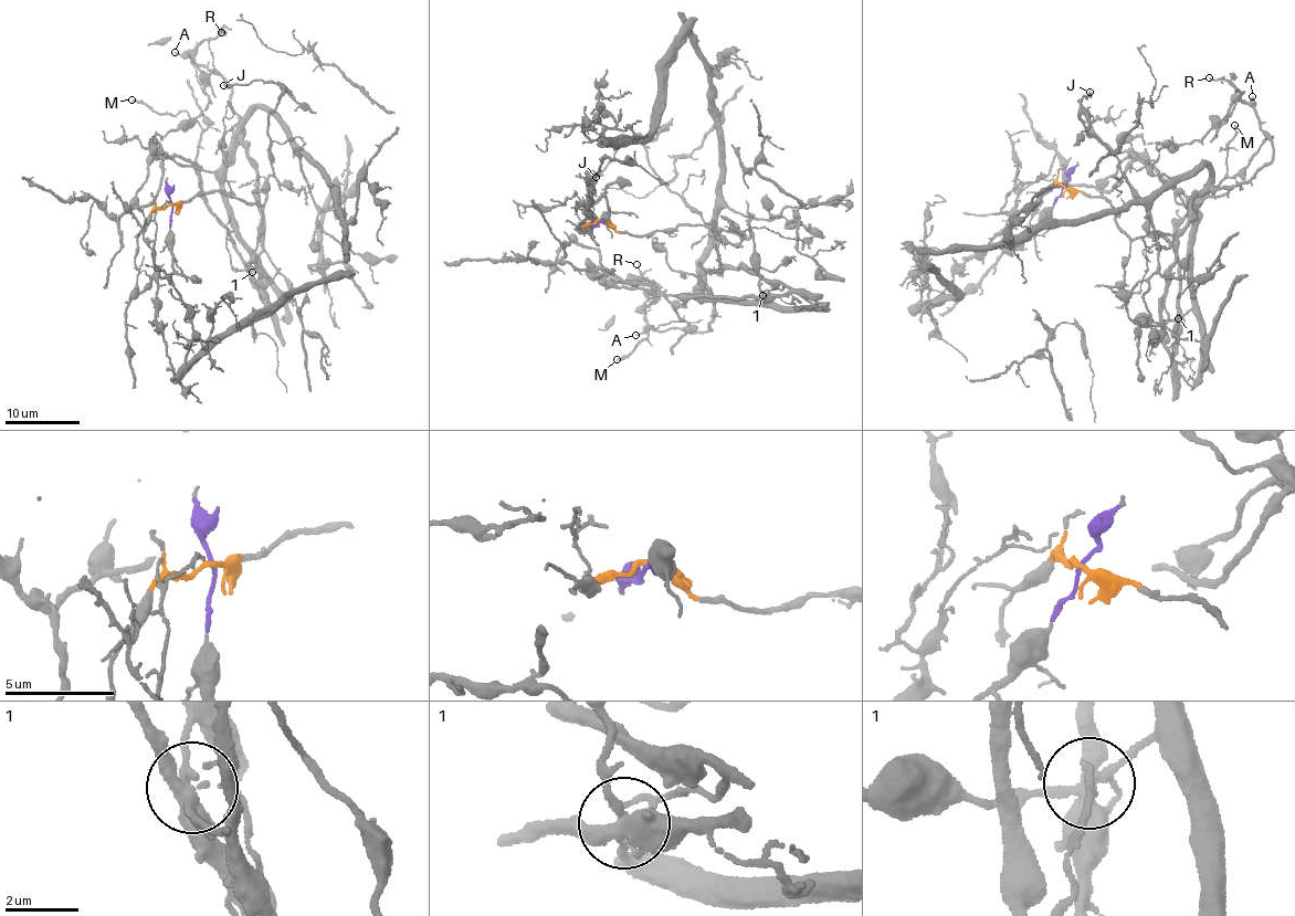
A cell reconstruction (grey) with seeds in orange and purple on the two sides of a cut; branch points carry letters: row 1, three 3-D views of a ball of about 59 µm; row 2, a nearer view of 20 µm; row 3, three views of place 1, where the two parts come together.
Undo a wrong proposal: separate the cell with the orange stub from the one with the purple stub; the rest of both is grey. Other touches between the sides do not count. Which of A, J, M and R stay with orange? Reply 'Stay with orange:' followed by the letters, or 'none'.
Stay with orange: A, J, M, R

